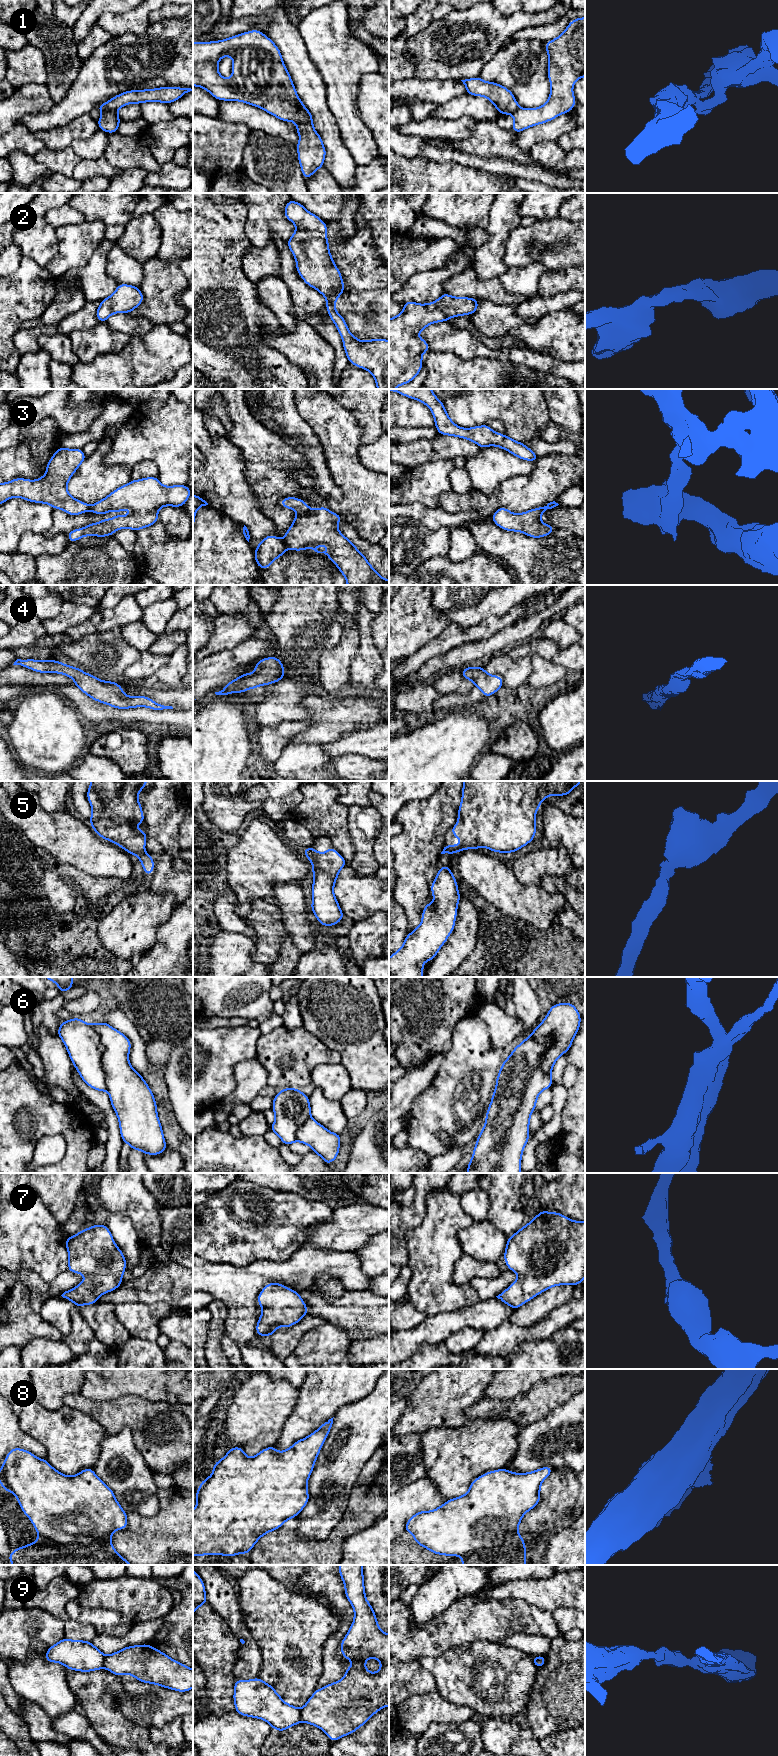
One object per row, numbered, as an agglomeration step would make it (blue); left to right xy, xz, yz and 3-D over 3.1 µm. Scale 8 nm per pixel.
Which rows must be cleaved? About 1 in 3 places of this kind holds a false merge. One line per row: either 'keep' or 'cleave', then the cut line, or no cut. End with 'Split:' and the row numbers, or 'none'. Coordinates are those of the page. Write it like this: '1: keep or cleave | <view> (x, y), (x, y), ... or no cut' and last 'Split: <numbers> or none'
1: cleave | xy (116, 110), (101, 111)
2: keep | no cut
3: cleave | xz (282, 540), (287, 546)
4: keep | no cut
5: keep | no cut
6: cleave | xy (91, 1025), (104, 1047), (102, 1069), (107, 1089)
7: keep | no cut
8: keep | no cut
9: cleave | xz (299, 1709), (301, 1721)
Split: 1, 3, 6, 9

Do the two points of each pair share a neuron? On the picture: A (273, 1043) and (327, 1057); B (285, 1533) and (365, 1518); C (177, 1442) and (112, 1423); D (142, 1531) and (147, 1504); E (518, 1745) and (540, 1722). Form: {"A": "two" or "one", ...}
{"A": "one", "B": "one", "C": "one", "D": "two", "E": "two"}

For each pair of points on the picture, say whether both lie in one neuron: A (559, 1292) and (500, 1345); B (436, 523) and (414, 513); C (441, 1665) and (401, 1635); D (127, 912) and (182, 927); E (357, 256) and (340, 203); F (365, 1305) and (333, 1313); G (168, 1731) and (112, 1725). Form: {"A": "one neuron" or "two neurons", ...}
{"A": "two neurons", "B": "one neuron", "C": "two neurons", "D": "two neurons", "E": "two neurons", "F": "one neuron", "G": "two neurons"}

